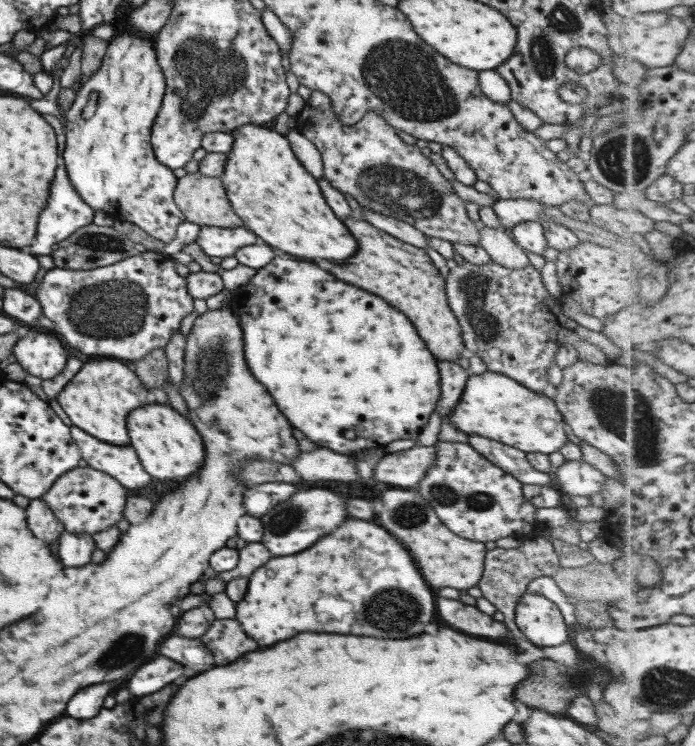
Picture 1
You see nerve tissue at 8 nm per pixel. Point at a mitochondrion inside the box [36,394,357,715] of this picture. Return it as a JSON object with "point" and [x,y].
{"point":[124,650]}

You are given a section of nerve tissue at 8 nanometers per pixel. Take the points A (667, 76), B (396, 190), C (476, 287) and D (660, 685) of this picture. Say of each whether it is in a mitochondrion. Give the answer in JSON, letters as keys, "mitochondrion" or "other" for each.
{"A":"other","B":"mitochondrion","C":"mitochondrion","D":"mitochondrion"}

